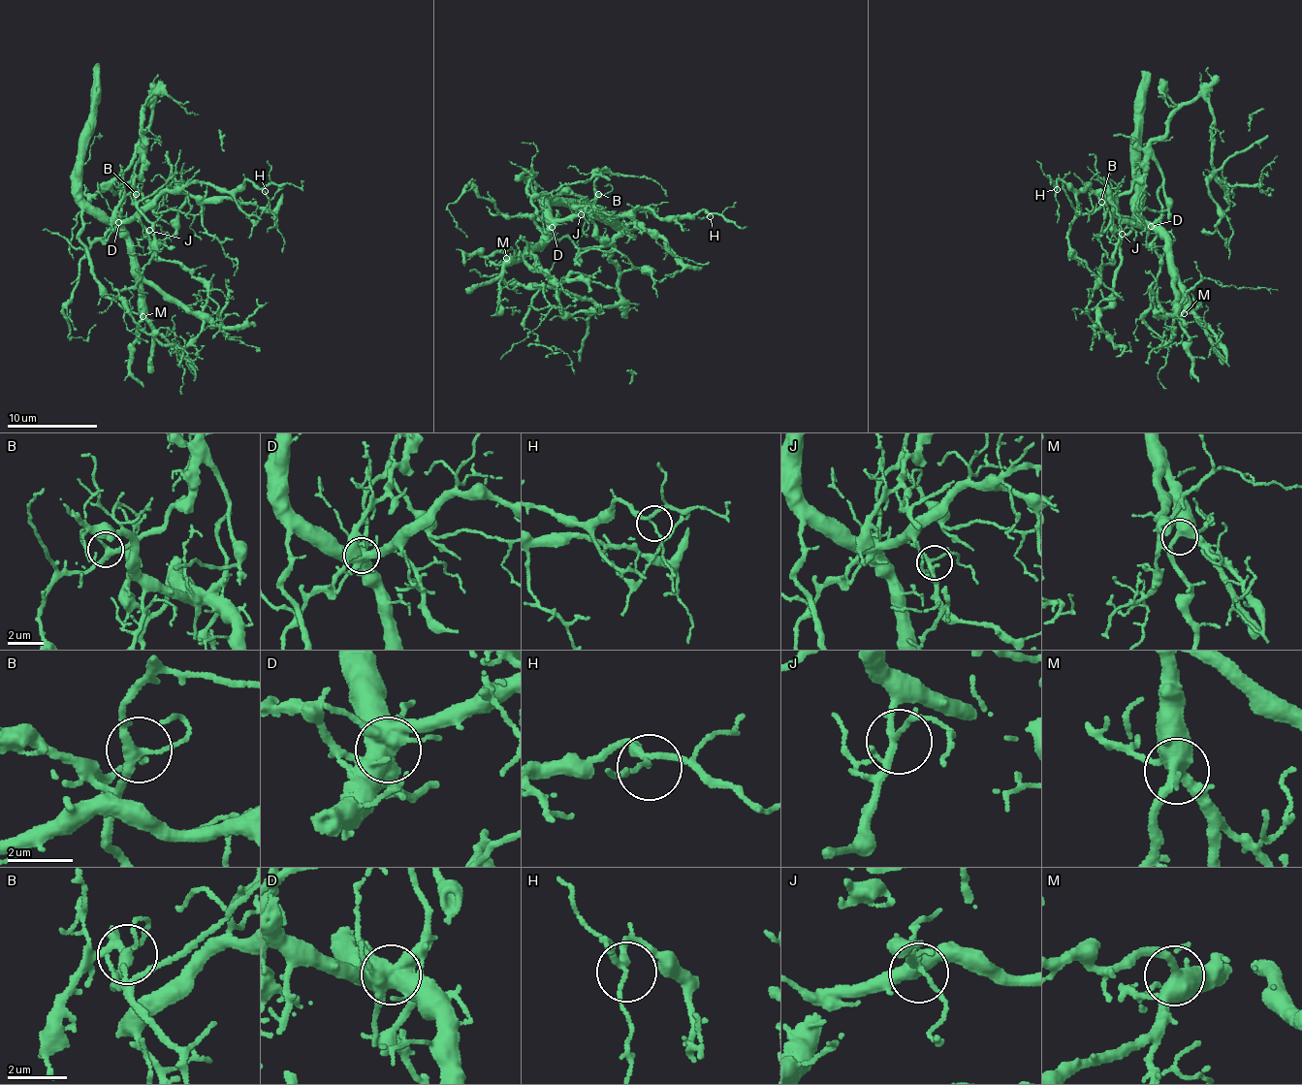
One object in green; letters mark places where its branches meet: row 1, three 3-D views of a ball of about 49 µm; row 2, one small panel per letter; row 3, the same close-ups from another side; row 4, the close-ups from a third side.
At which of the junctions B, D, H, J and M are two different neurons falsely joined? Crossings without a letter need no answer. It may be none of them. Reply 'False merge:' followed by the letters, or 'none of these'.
False merge: D

